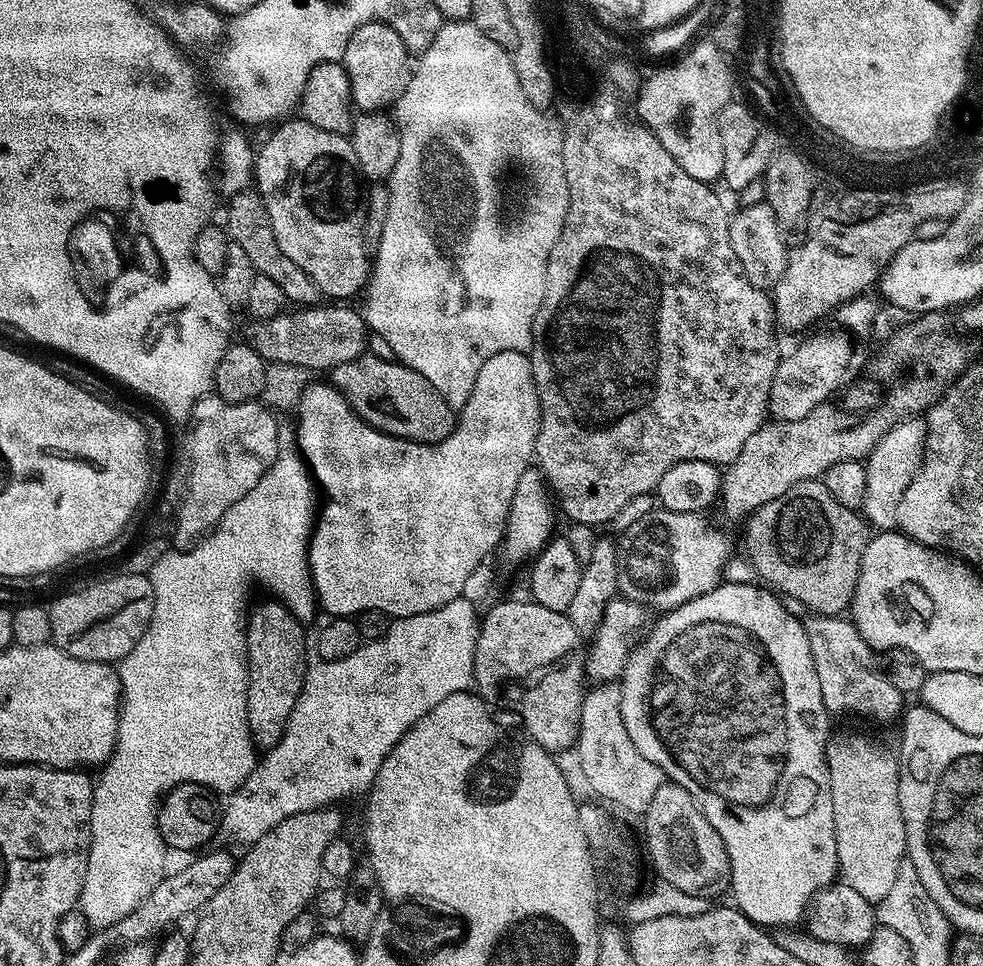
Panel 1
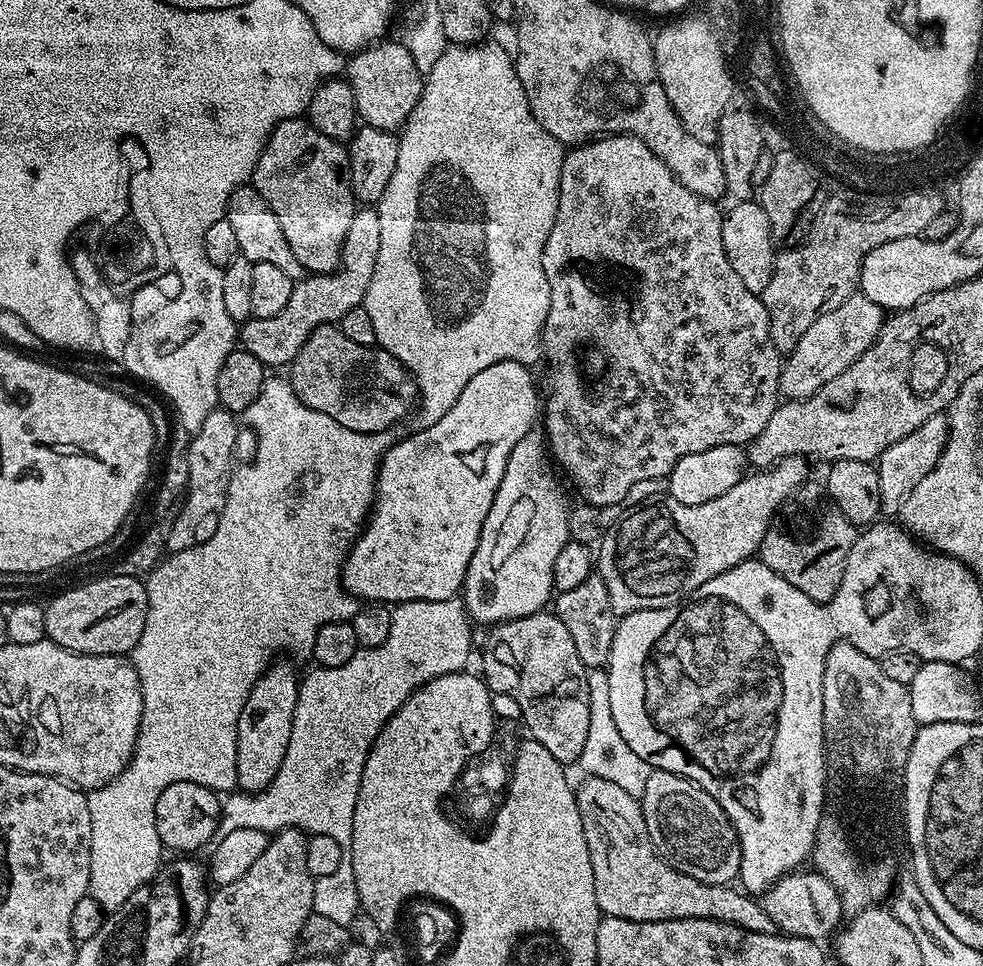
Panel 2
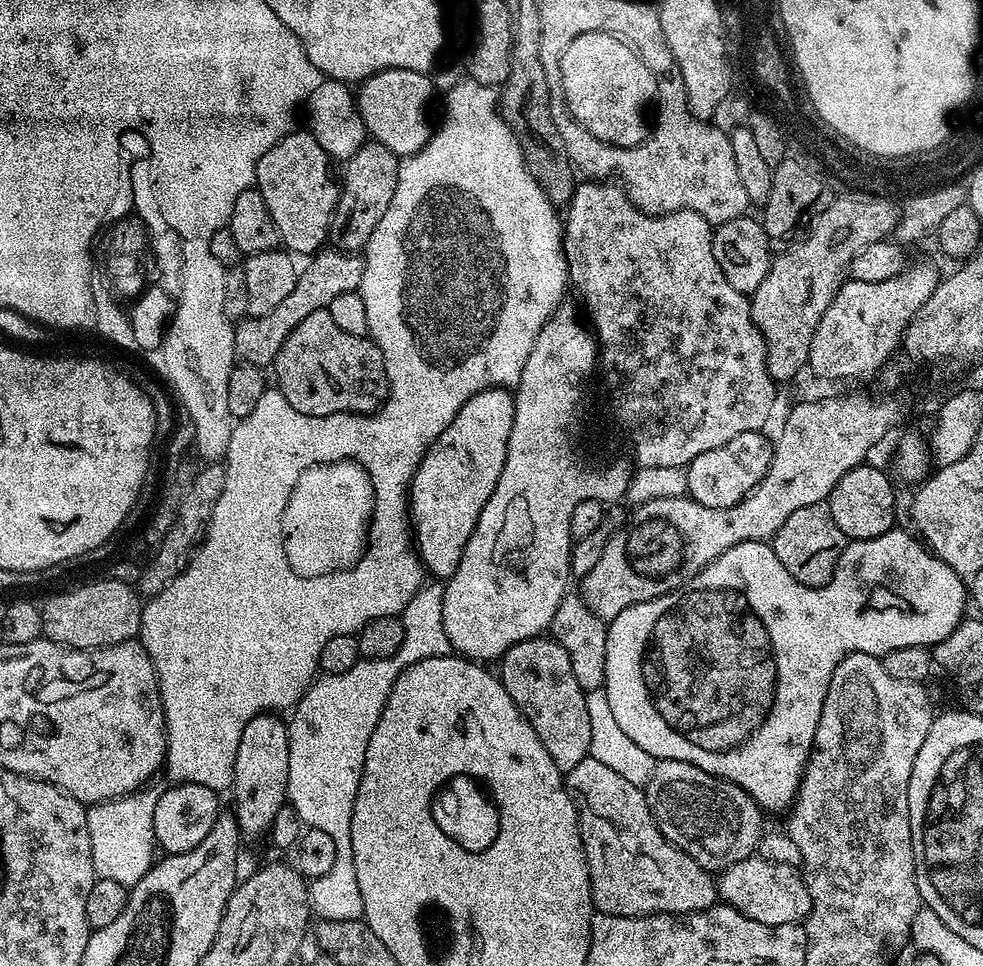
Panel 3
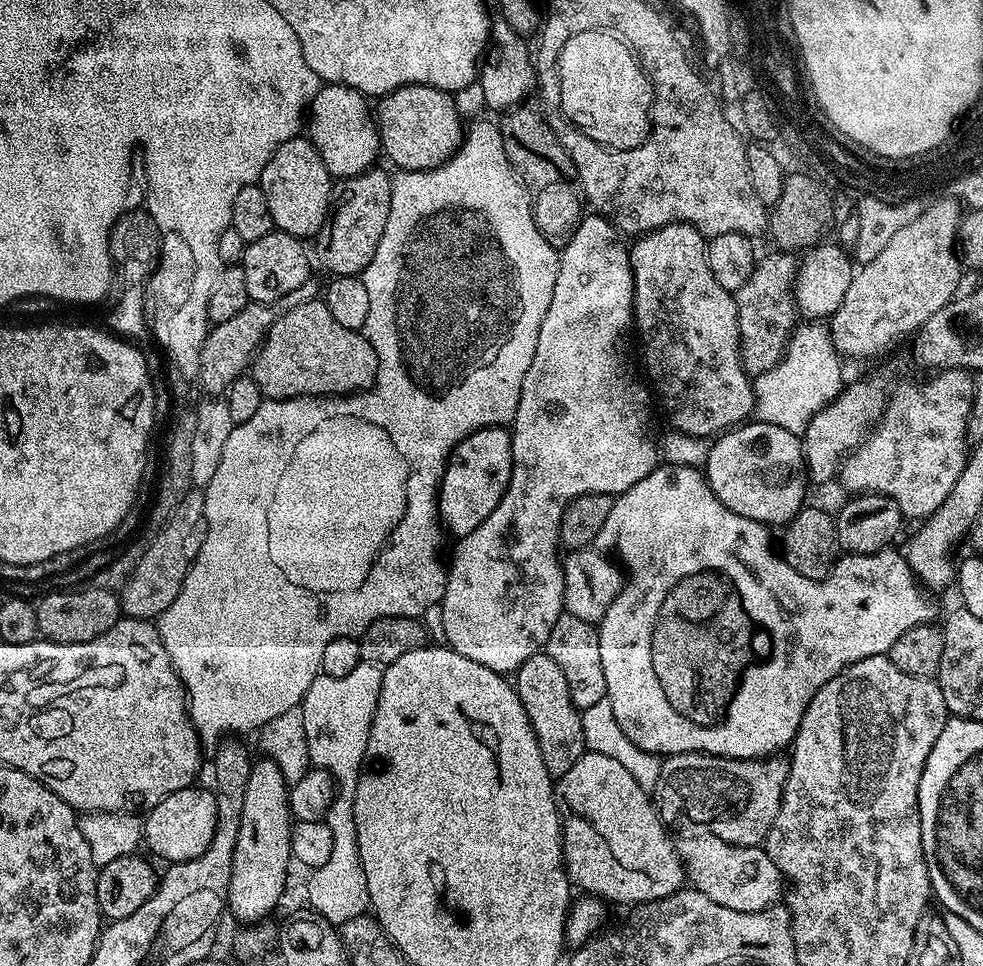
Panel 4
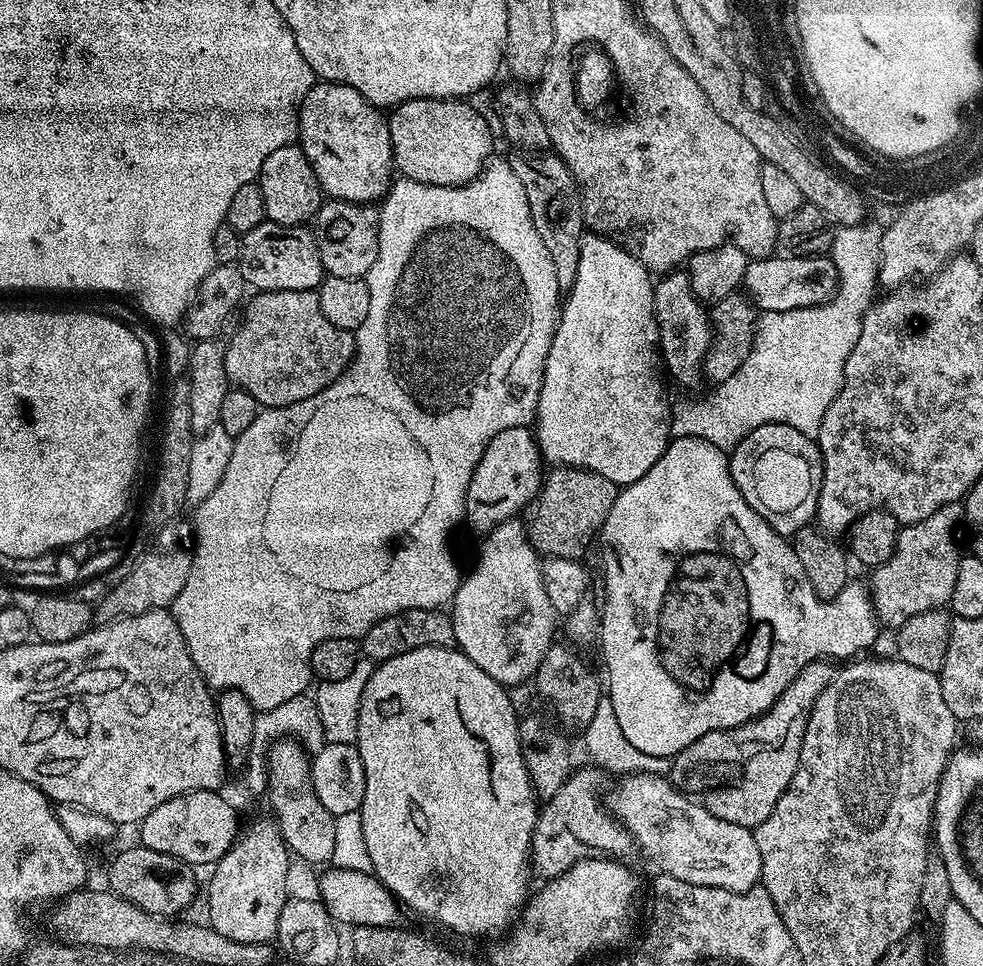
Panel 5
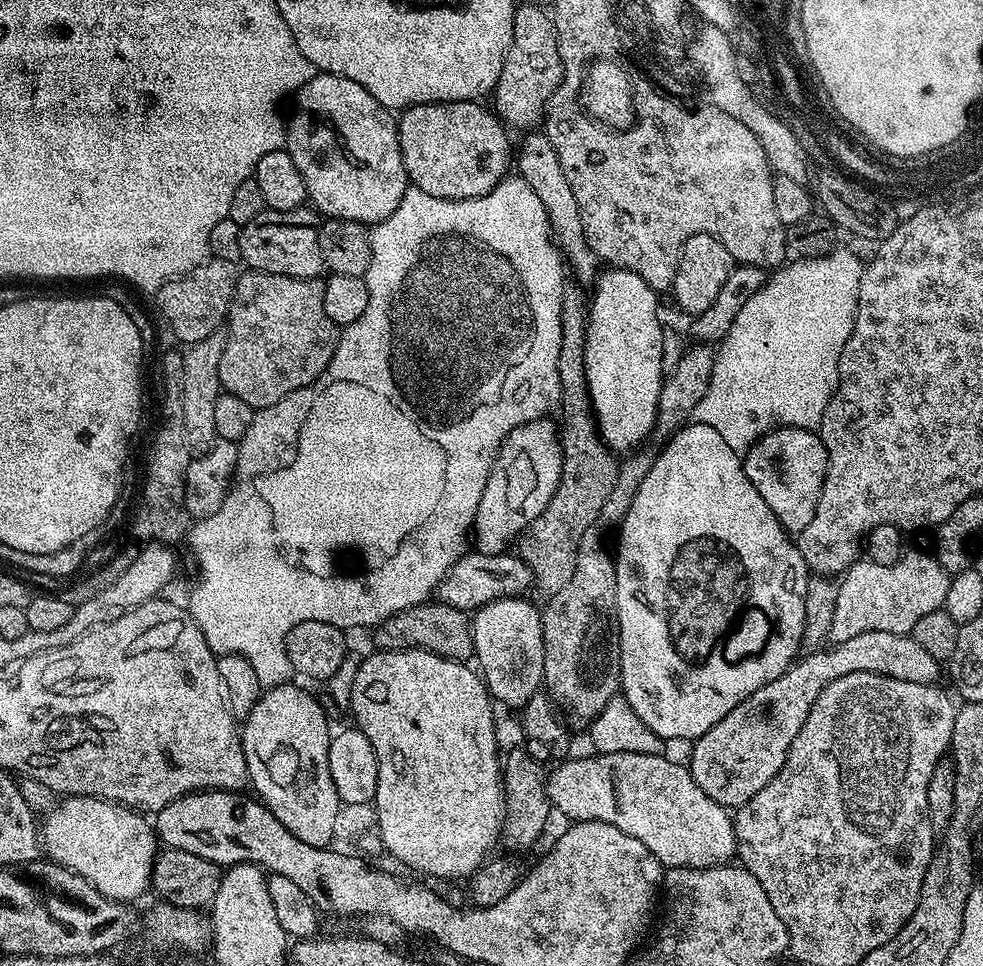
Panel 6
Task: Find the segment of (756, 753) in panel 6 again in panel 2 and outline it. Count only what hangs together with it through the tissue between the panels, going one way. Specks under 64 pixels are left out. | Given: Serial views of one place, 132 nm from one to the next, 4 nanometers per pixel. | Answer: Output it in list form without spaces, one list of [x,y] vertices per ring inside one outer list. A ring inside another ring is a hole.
[[[654,770],[650,778],[646,778],[646,790],[639,796],[640,809],[646,822],[646,830],[650,834],[650,842],[656,847],[656,853],[671,868],[694,878],[703,884],[731,885],[740,875],[740,844],[736,841],[736,831],[726,818],[722,806],[706,794],[694,782],[682,778],[678,774],[670,774],[666,770]]]

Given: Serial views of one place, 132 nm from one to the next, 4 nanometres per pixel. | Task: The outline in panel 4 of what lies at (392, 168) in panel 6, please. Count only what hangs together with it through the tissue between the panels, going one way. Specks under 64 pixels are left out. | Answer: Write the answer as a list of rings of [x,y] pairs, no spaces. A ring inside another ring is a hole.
[[[325,83],[320,93],[312,99],[306,113],[306,136],[318,150],[326,170],[334,178],[357,176],[377,163],[376,155],[381,155],[380,132],[376,129],[373,109],[361,92],[348,88],[345,84]]]

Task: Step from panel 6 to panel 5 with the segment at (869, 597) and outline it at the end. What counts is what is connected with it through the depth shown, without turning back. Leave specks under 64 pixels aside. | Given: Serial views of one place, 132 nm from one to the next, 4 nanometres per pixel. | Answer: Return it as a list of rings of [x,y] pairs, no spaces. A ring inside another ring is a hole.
[[[957,502],[942,506],[934,510],[930,518],[903,525],[897,531],[896,548],[891,558],[870,572],[870,595],[881,625],[889,624],[892,630],[899,630],[905,622],[914,618],[914,614],[944,608],[951,601],[962,555],[961,549],[956,549],[956,527],[964,519],[963,503]]]

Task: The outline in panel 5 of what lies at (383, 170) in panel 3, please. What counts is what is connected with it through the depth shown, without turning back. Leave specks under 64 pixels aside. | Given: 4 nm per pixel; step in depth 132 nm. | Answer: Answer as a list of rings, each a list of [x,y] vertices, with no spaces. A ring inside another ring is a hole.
[[[325,199],[316,211],[314,221],[316,245],[322,266],[329,276],[338,278],[367,277],[378,258],[380,209],[375,203],[355,204],[349,200]]]

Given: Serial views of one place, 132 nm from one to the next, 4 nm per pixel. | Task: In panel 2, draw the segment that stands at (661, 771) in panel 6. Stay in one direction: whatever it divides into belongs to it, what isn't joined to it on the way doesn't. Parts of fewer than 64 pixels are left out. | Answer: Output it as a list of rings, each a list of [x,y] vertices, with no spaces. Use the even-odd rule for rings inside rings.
[[[804,871],[790,872],[779,882],[769,886],[768,891],[763,893],[762,905],[770,916],[770,922],[774,922],[781,933],[820,942],[840,922],[840,895],[836,893],[836,887],[819,872]]]

